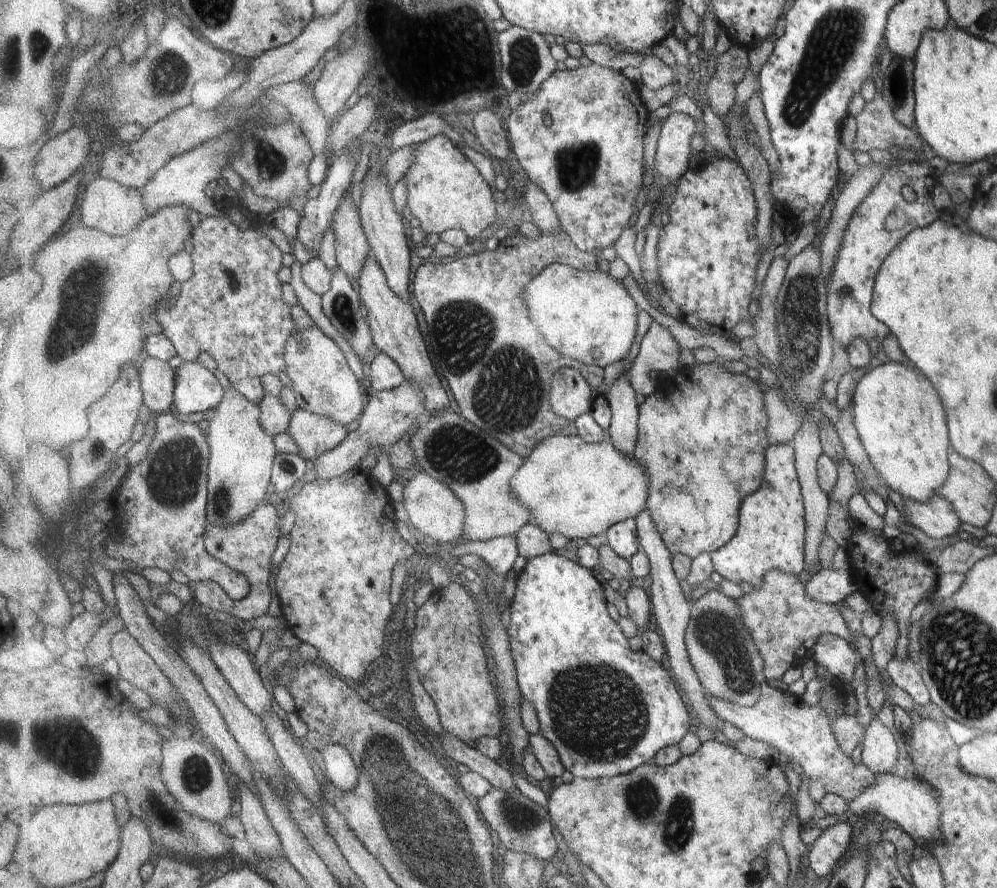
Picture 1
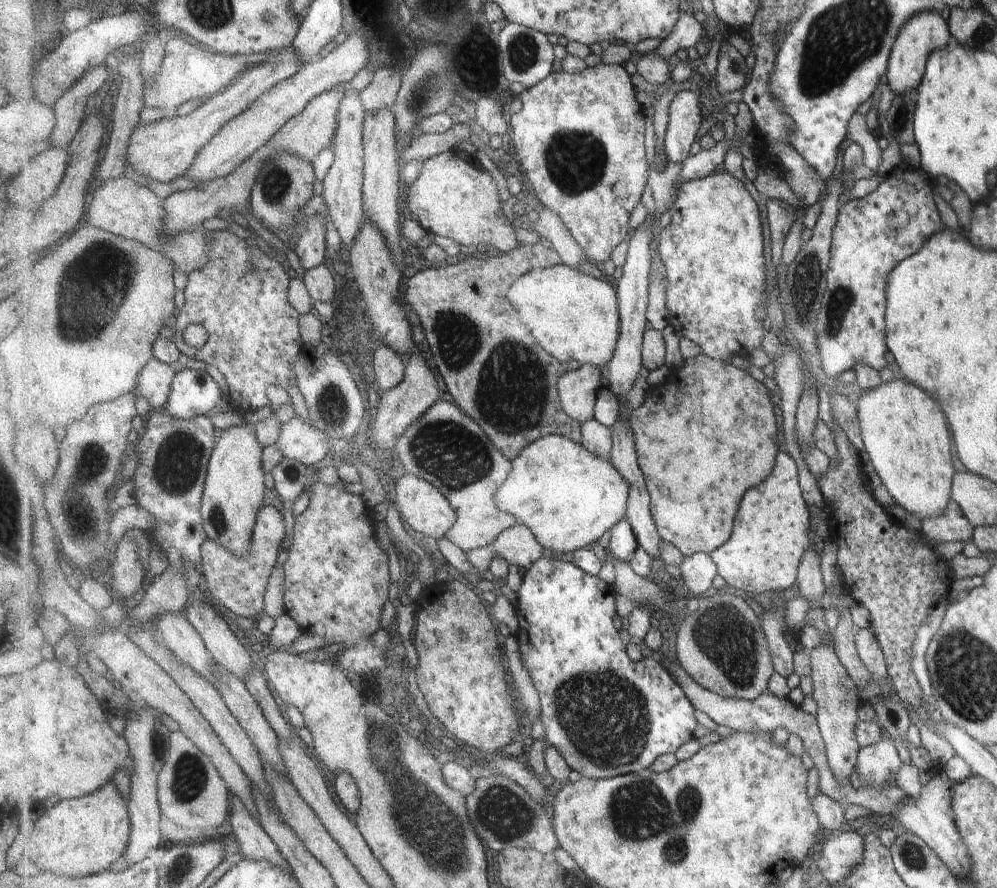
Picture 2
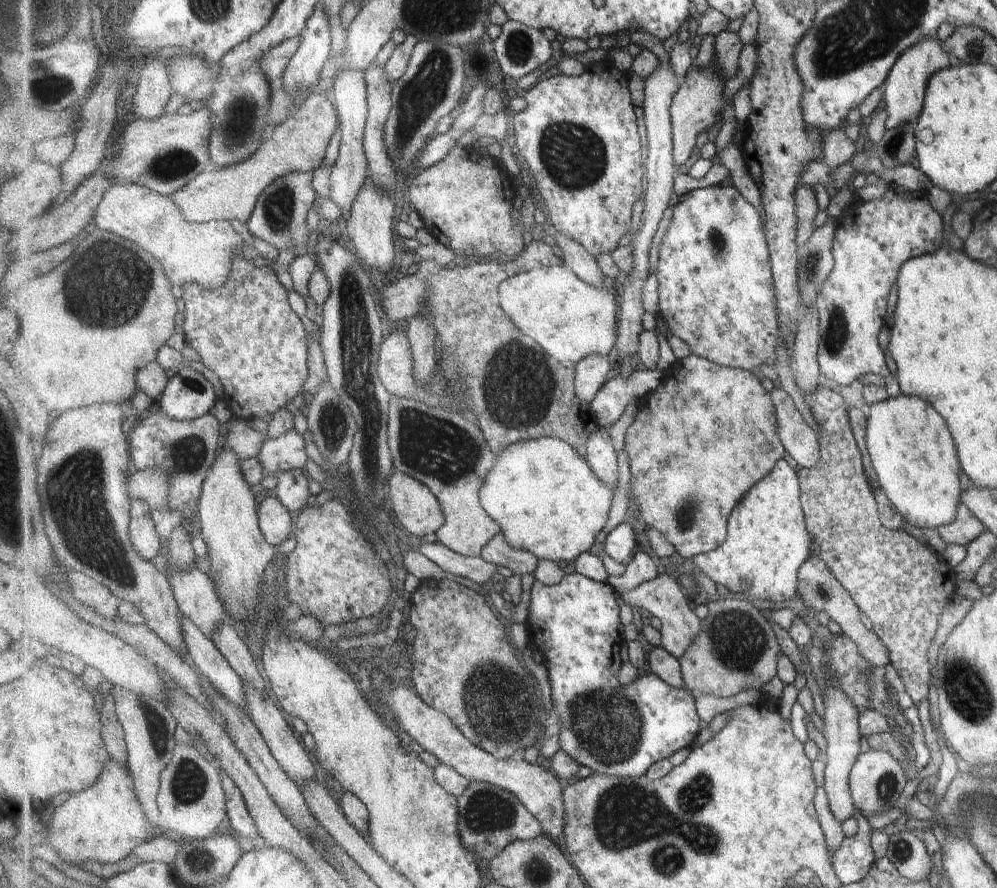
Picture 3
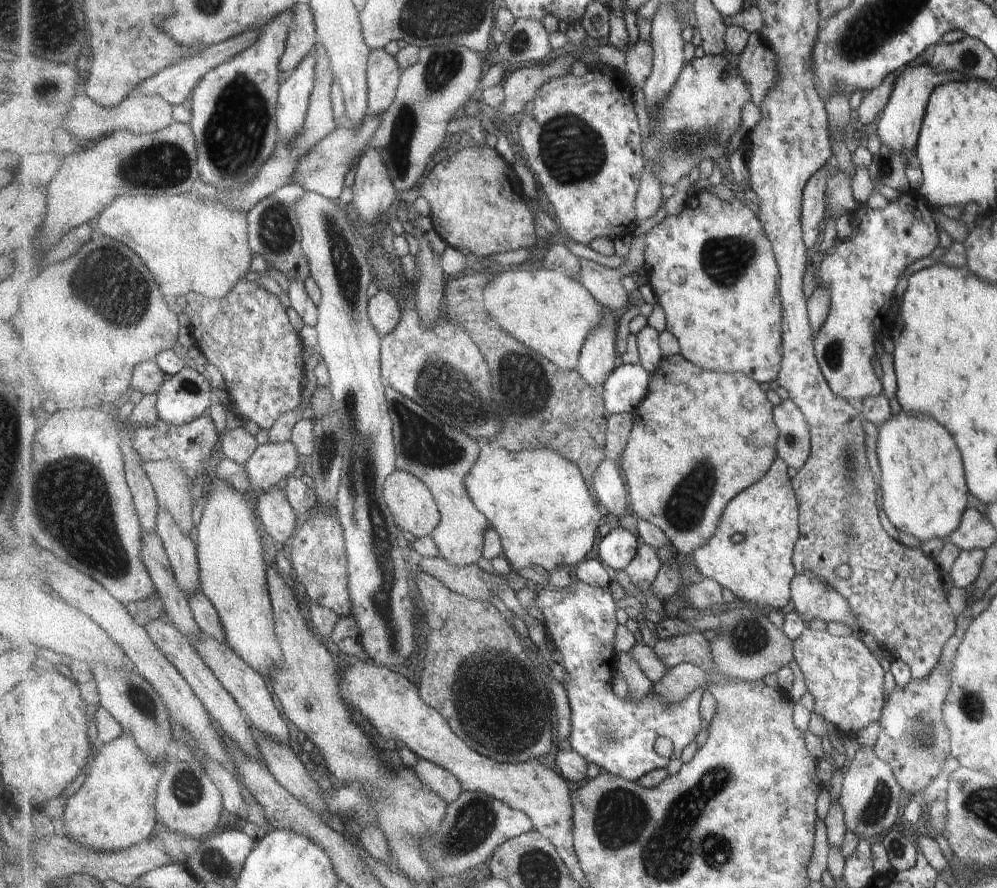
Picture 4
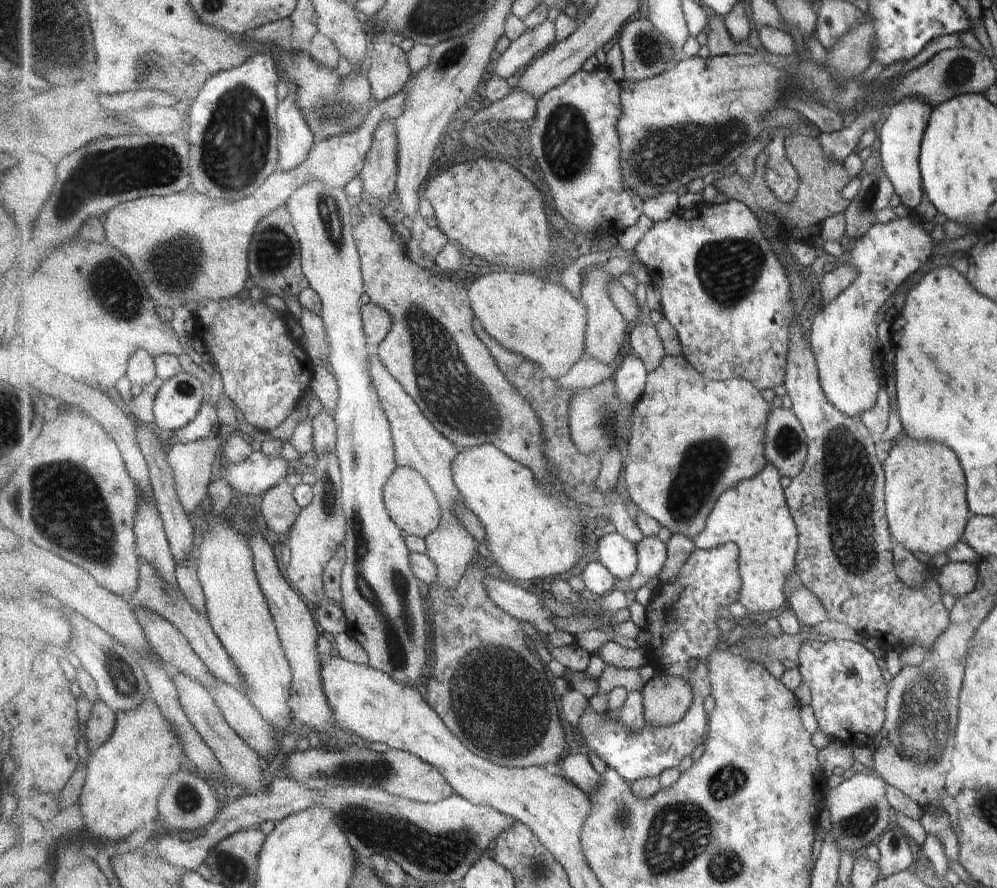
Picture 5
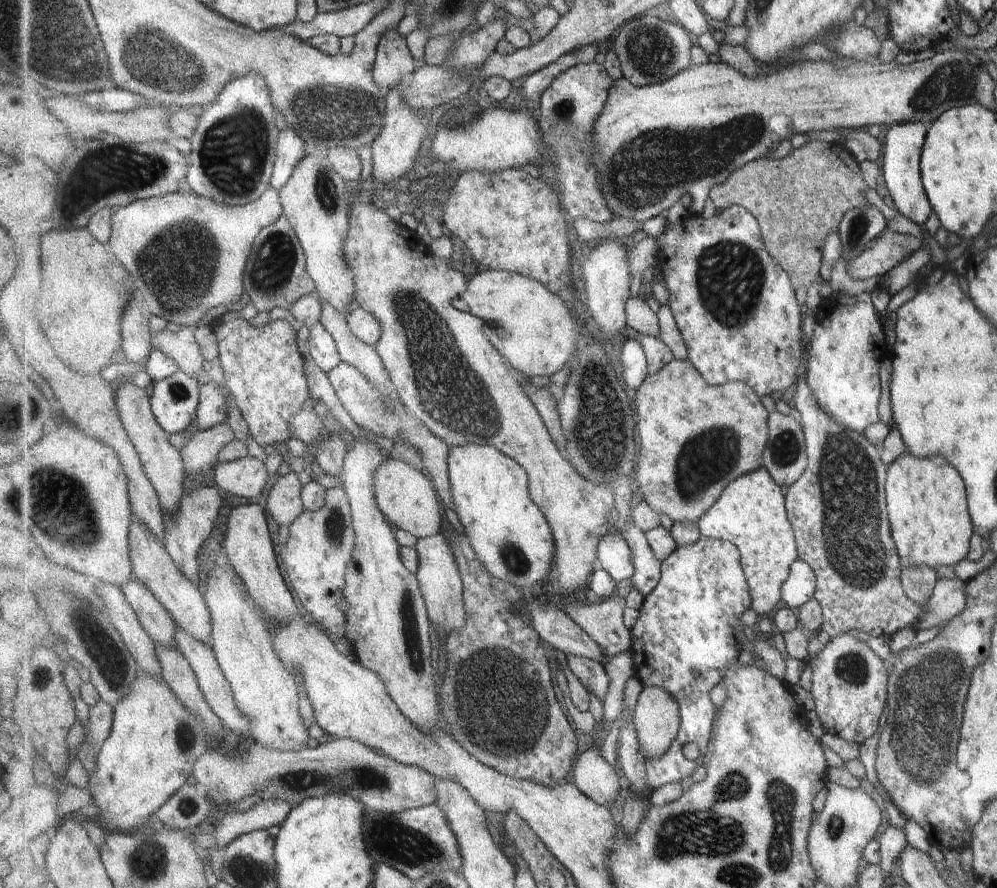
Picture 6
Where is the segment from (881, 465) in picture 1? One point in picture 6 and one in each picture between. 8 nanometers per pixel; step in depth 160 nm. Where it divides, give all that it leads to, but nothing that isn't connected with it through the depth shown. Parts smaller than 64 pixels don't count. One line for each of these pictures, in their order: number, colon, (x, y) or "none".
2: (903, 432)
3: (911, 450)
4: (923, 492)
5: (924, 487)
6: (926, 504)

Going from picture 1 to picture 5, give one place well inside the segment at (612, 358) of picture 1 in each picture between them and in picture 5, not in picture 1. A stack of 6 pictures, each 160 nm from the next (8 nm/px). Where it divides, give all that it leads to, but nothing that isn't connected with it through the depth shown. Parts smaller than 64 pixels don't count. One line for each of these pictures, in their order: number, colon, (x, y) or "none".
2: (574, 316)
3: (571, 319)
4: (550, 312)
5: (544, 322)

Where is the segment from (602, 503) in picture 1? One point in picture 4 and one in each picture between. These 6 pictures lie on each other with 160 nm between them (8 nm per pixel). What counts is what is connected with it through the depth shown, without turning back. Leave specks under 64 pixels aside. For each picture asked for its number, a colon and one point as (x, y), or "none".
2: (569, 498)
3: (546, 497)
4: (538, 501)

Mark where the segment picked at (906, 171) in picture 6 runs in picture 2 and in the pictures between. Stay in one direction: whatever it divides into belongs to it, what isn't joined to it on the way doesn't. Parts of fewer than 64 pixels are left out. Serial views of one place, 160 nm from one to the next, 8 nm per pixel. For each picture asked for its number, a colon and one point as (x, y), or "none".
2: (924, 33)
3: (903, 88)
4: (898, 124)
5: (899, 136)

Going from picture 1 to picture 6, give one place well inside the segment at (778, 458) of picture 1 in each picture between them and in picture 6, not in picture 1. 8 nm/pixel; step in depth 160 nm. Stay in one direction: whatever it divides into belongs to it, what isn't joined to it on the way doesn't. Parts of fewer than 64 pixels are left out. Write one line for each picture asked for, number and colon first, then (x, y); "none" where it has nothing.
2: (772, 532)
3: (767, 543)
4: (752, 553)
5: (755, 515)
6: (752, 513)

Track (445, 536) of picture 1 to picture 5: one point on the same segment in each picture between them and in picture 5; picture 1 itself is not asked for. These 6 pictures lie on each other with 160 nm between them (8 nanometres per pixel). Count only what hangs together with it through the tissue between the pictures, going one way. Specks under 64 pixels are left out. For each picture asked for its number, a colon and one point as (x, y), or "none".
2: (420, 504)
3: (417, 509)
4: (413, 506)
5: (413, 505)

